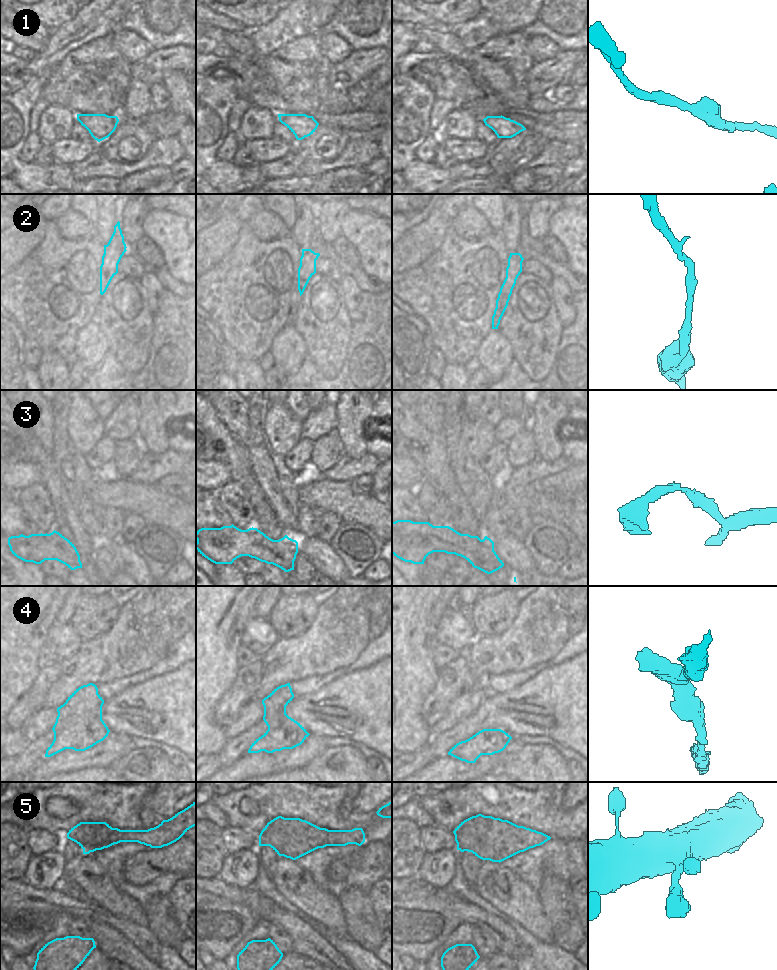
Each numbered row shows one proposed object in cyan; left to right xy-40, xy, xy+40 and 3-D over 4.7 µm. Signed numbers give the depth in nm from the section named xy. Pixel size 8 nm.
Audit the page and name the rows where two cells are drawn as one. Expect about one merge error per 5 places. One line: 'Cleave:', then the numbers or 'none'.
Cleave: 1

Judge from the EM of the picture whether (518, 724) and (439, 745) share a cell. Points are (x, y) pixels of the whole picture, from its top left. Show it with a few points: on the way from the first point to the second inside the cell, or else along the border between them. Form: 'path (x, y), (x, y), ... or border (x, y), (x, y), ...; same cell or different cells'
path (498, 722), (473, 723), (459, 732); same cell

